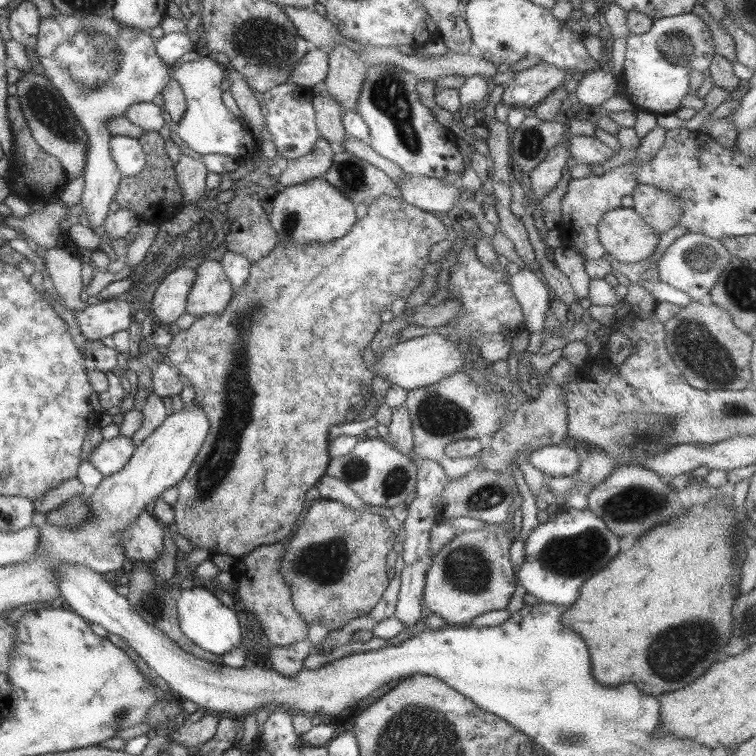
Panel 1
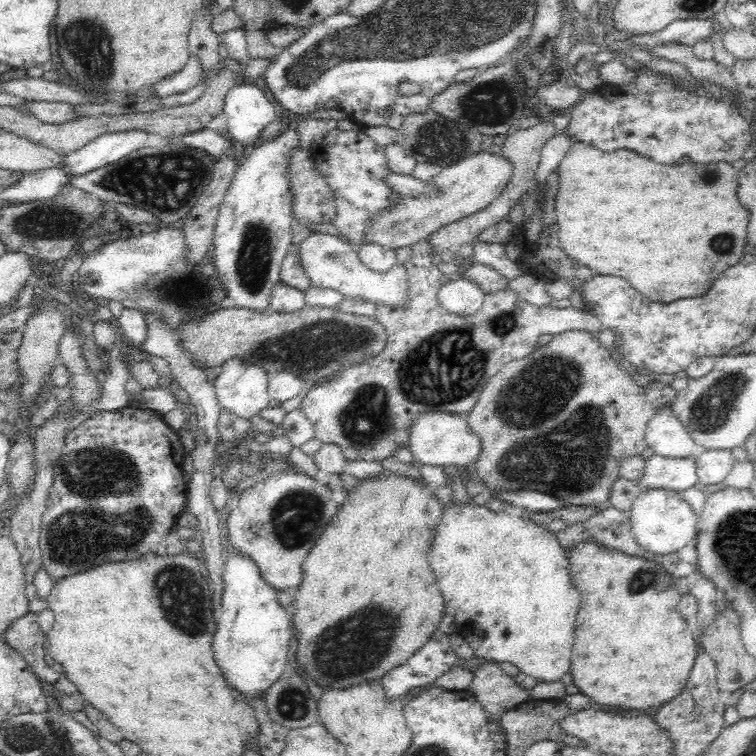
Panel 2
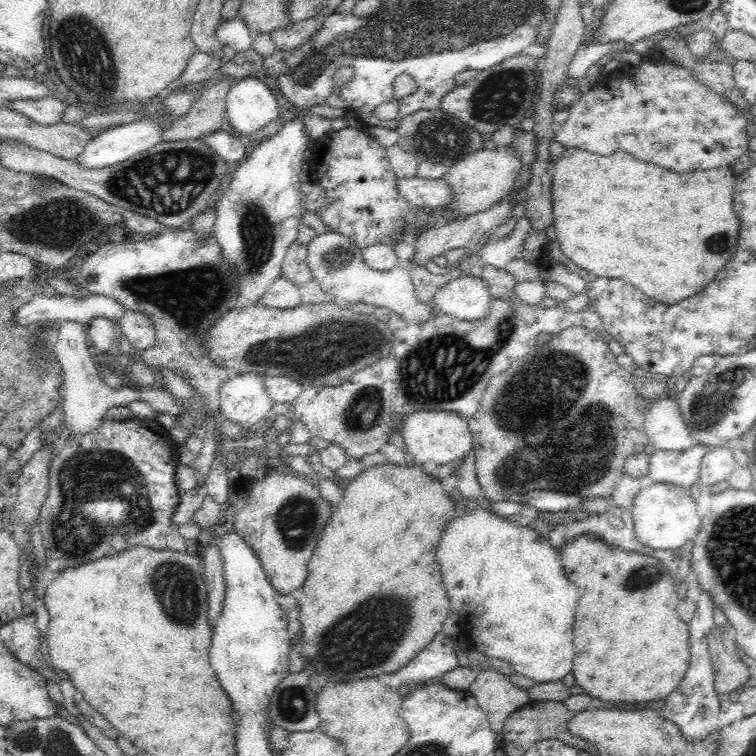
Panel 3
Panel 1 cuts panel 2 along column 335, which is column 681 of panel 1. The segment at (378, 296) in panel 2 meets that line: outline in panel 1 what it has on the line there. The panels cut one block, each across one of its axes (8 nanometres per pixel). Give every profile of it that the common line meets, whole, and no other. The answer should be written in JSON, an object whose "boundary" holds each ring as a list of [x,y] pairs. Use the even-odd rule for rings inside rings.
{"boundary":[[[687,232],[676,238],[668,248],[664,257],[658,261],[658,278],[667,282],[670,286],[688,293],[692,300],[698,300],[710,293],[710,289],[716,285],[721,271],[732,263],[735,258],[726,250],[726,246],[719,240],[714,240],[704,234]]]}

